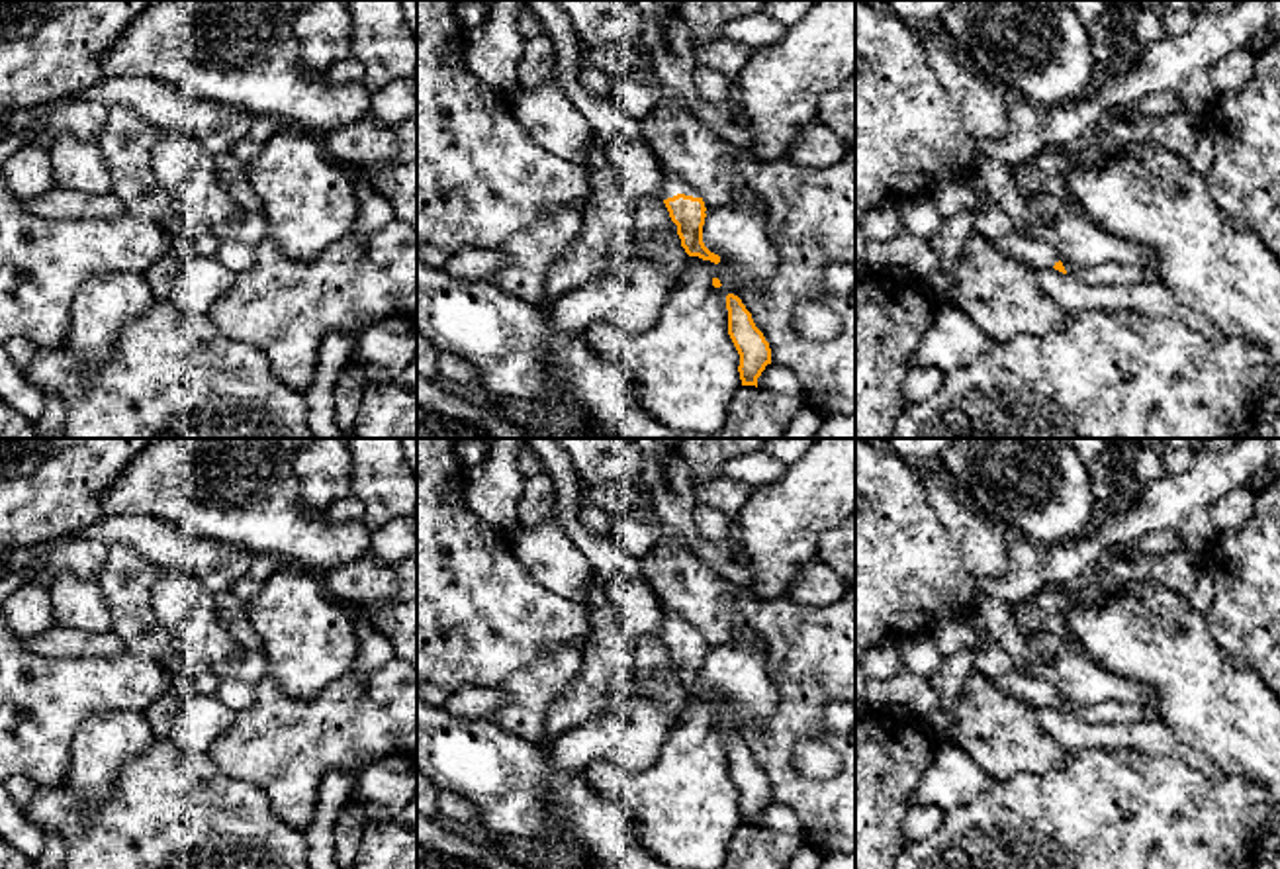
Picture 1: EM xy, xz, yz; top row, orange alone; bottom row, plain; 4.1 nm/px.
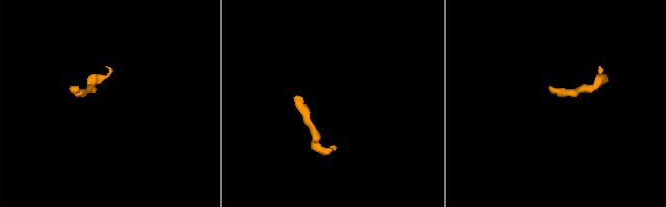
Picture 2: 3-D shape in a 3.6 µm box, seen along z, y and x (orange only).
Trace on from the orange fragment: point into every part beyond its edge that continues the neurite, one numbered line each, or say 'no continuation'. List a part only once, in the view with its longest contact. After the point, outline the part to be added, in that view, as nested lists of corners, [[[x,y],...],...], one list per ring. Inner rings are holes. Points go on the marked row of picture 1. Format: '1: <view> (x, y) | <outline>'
1: xz (672, 184) | [[[663,172],[663,200],[673,198],[677,194],[701,198],[701,194],[687,182],[683,182],[679,176]]]

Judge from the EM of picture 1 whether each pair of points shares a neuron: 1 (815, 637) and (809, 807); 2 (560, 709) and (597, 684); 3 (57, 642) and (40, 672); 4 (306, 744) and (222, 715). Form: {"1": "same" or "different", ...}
{"1": "same", "2": "same", "3": "different", "4": "different"}

